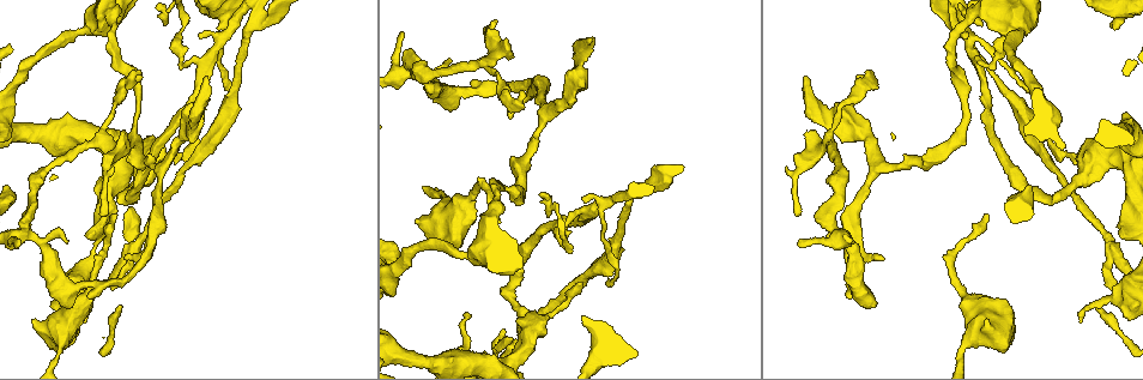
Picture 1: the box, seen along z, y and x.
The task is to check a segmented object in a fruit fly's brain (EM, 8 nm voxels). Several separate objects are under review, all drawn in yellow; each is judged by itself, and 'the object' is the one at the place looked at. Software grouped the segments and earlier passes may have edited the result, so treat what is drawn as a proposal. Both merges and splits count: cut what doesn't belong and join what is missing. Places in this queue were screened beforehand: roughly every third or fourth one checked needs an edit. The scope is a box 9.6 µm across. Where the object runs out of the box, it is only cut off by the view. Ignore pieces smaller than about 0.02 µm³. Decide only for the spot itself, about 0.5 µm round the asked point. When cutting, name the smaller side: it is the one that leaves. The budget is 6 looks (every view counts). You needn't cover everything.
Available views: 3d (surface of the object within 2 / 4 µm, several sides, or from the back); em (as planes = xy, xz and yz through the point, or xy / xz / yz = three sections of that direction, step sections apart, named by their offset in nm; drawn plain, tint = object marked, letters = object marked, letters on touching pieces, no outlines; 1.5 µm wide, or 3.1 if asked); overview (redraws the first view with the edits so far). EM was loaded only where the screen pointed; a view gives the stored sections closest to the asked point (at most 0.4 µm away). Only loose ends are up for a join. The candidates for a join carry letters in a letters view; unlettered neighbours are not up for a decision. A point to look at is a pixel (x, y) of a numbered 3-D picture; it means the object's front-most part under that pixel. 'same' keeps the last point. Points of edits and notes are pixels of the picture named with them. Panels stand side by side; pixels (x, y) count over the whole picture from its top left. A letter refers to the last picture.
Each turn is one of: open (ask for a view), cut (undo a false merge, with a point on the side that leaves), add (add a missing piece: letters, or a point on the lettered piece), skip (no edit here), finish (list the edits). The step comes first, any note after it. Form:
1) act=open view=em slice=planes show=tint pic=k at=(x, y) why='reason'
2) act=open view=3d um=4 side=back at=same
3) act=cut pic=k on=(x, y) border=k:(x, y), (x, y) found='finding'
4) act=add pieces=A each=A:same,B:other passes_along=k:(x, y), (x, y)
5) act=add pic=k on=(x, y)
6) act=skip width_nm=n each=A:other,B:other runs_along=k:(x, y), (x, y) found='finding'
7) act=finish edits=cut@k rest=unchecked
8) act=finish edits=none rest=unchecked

act=open view=3d um=2 pic=1 at=(105, 165) why='thick turns thin'

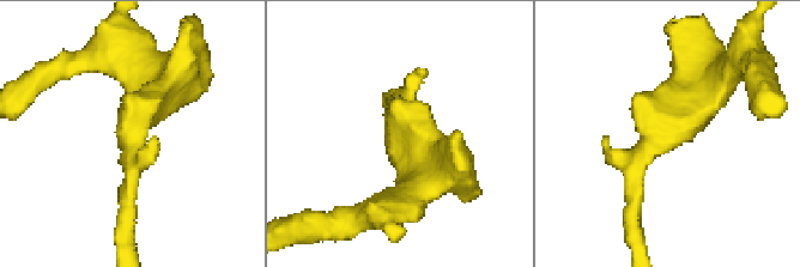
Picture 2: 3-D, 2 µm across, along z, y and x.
act=open view=em slice=planes show=letters pic=2 at=(661, 132)

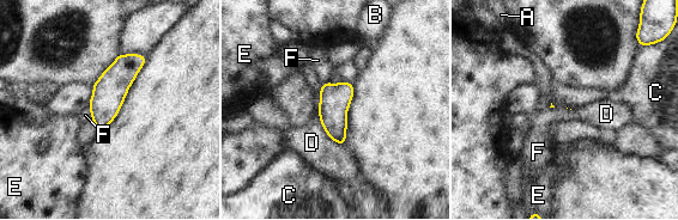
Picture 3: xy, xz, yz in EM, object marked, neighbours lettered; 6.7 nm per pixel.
act=skip width_nm=20 each=A:other,B:other,C:other,D:other,E:other,F:other found='all the same neuron'

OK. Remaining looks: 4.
act=open view=3d um=2 pic=1 at=(245, 39) why='sharp bend'

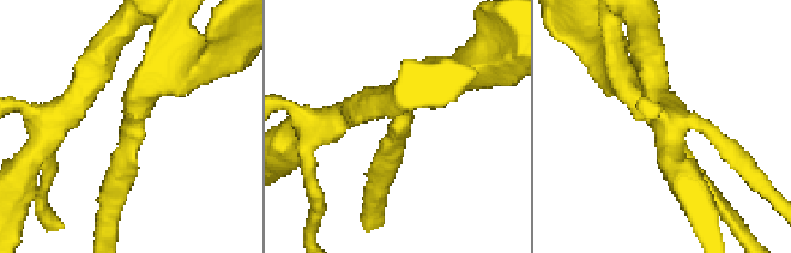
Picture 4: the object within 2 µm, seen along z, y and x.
act=open view=em slice=planes show=plain pic=4 at=(646, 119) why='shape alone is not enough'

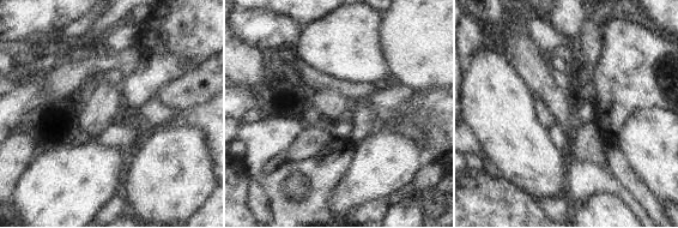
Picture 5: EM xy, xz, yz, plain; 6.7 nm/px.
act=open view=em slice=planes show=letters at=same

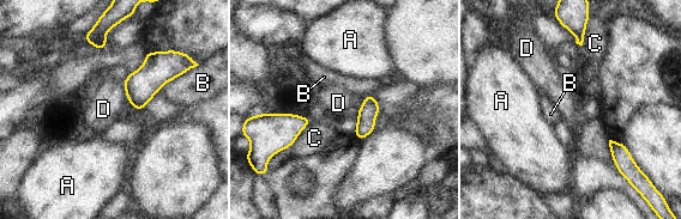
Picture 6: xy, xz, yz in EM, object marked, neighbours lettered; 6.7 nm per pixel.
act=skip each=A:other,B:other,C:other,D:other border=6:(199, 65), (167, 81), (156, 93) found='one neuron here'

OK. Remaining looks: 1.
act=finish edits=none rest=unchecked

